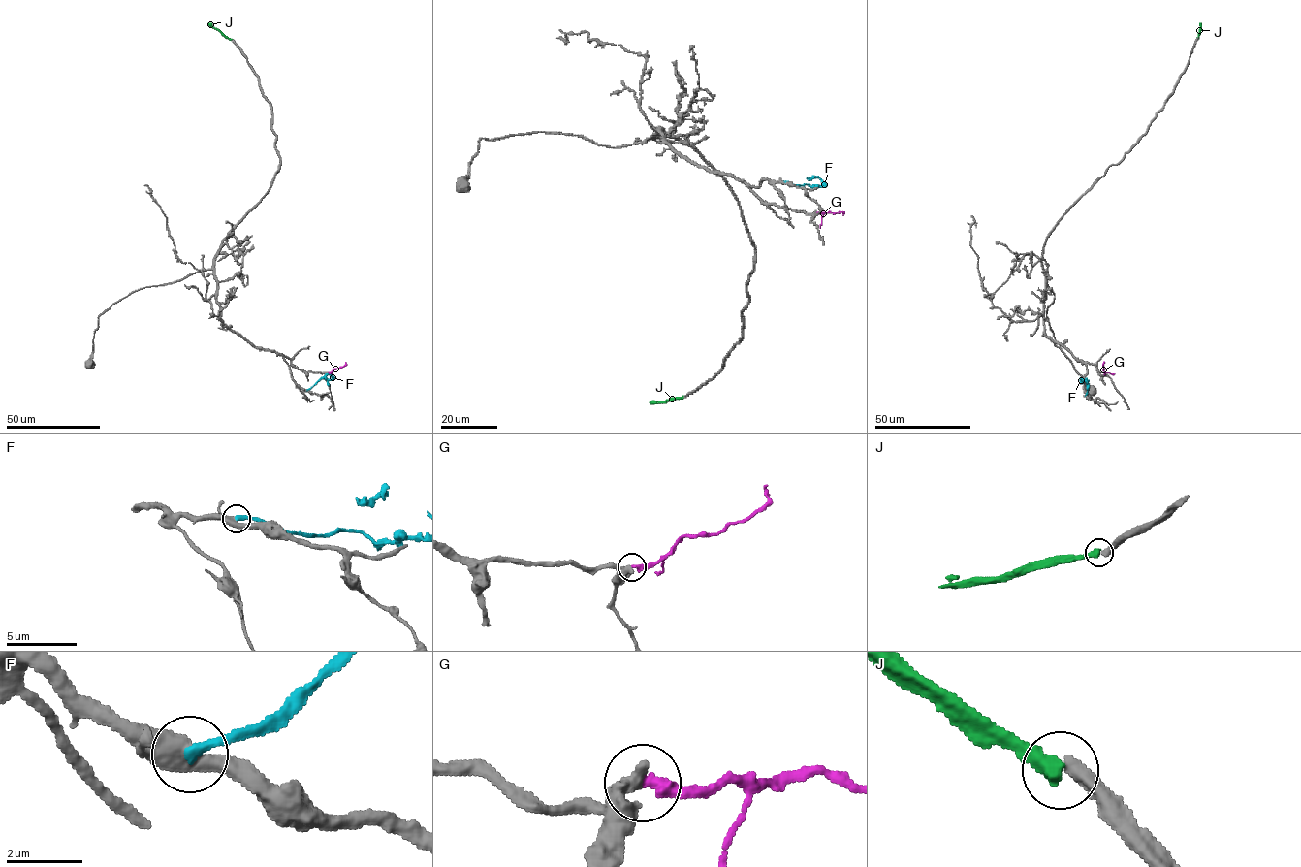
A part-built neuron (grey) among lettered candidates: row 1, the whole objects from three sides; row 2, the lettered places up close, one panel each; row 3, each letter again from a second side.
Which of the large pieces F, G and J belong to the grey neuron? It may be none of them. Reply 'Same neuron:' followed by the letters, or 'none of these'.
Same neuron: G

